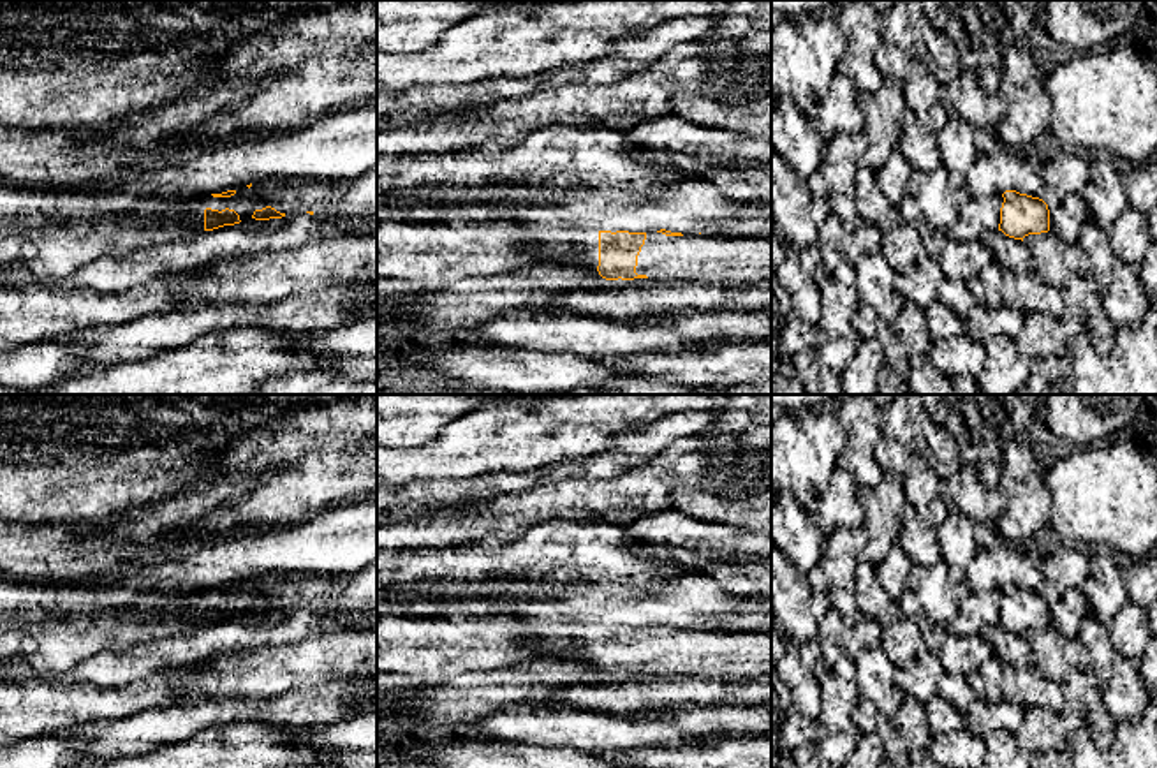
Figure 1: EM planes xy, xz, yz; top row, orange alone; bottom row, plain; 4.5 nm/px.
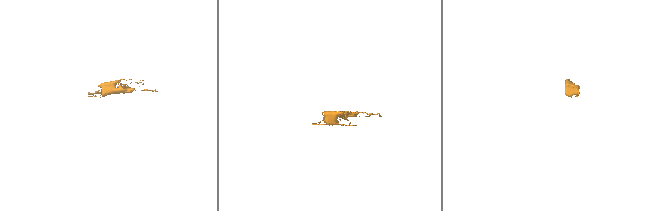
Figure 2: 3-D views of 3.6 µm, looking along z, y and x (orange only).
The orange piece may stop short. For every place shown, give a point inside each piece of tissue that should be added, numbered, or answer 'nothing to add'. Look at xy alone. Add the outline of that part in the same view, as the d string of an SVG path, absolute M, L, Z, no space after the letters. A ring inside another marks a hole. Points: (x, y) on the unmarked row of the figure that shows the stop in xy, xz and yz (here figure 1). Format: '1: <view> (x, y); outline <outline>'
1: xy (50, 650); outline M132 594L113 629L79 631L72 624L11 627L0 632L0 683L28 683L74 669L100 652L123 652L146 641L204 627L204 602L190 595Z

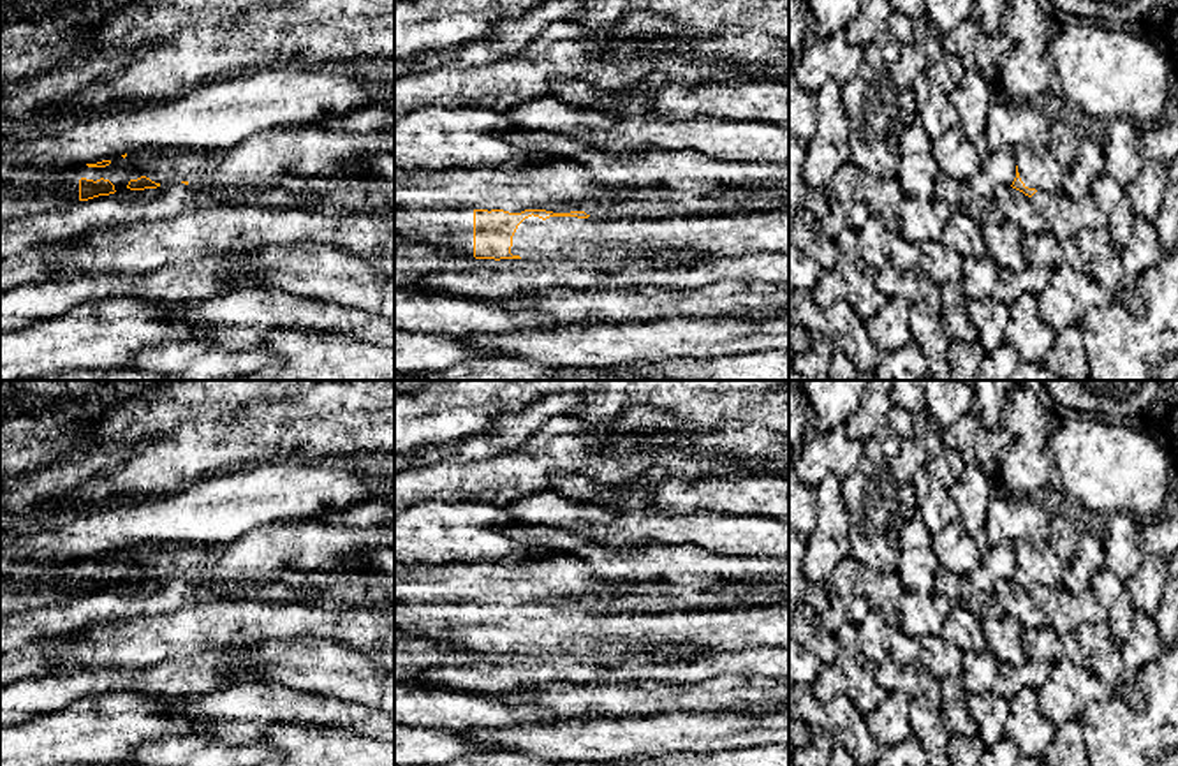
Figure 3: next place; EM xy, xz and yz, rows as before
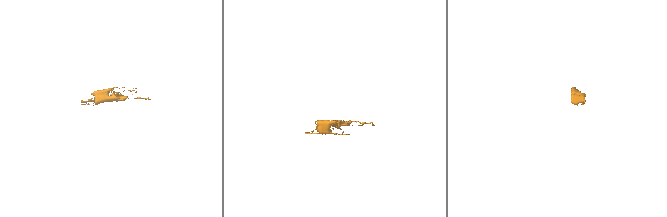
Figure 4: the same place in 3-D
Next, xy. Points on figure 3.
1: xy (23, 587); outline M7 563L0 572L0 620L79 597L79 572L65 565Z

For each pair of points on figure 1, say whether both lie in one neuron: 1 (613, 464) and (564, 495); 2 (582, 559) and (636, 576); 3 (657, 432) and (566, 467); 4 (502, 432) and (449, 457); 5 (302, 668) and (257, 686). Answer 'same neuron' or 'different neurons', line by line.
1: different neurons
2: same neuron
3: same neuron
4: same neuron
5: same neuron

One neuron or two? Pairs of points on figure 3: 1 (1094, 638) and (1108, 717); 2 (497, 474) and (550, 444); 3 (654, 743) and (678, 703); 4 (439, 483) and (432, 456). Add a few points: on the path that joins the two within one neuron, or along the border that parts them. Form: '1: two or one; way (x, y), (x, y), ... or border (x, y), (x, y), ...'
1: two; border (1134, 675), (1145, 698), (1145, 707), (1138, 714)
2: one; way (509, 474), (522, 472), (537, 456)
3: two; border (715, 712), (659, 712), (633, 719)
4: two; border (474, 460), (437, 462), (412, 469)

